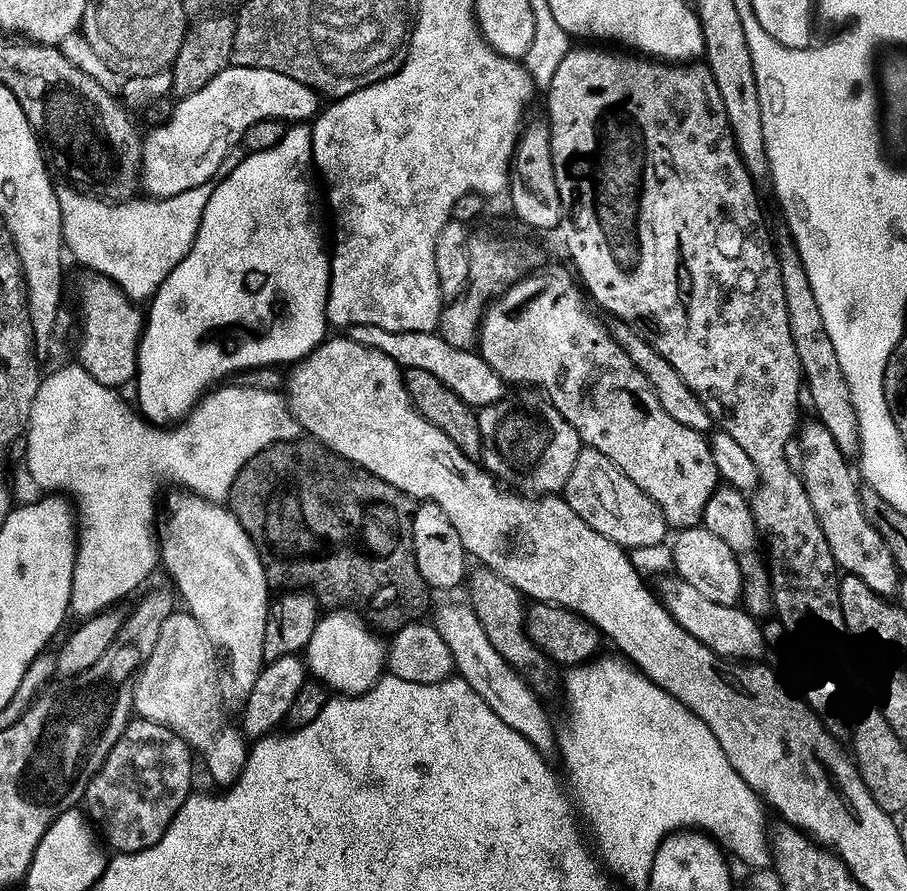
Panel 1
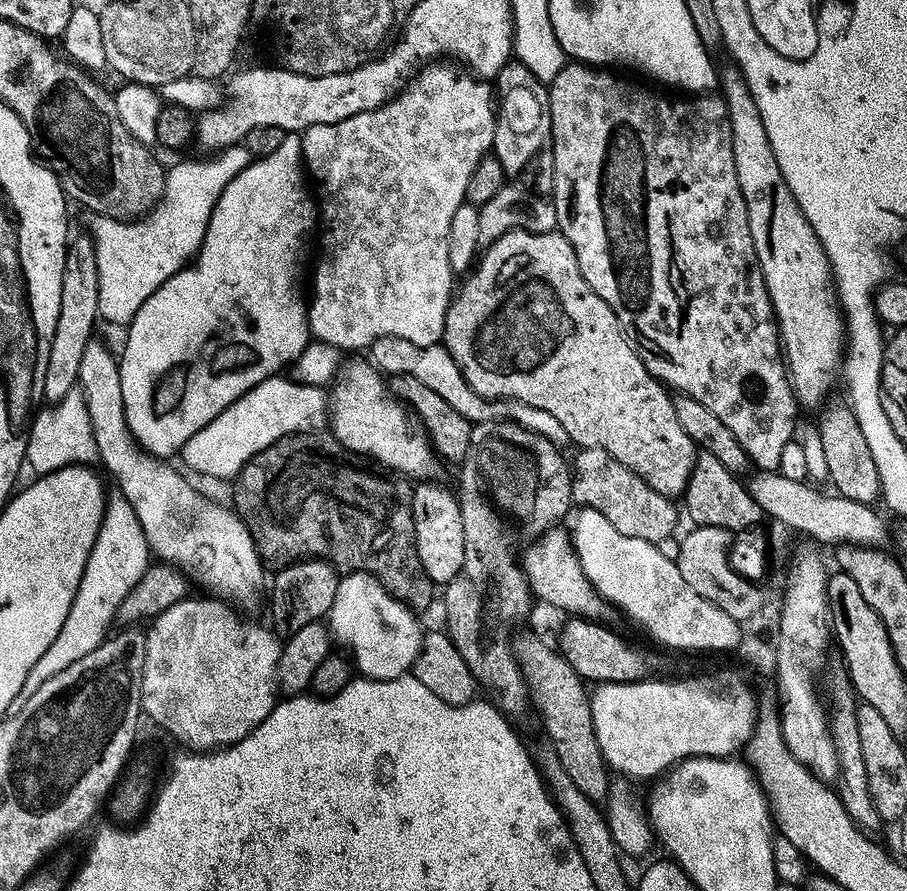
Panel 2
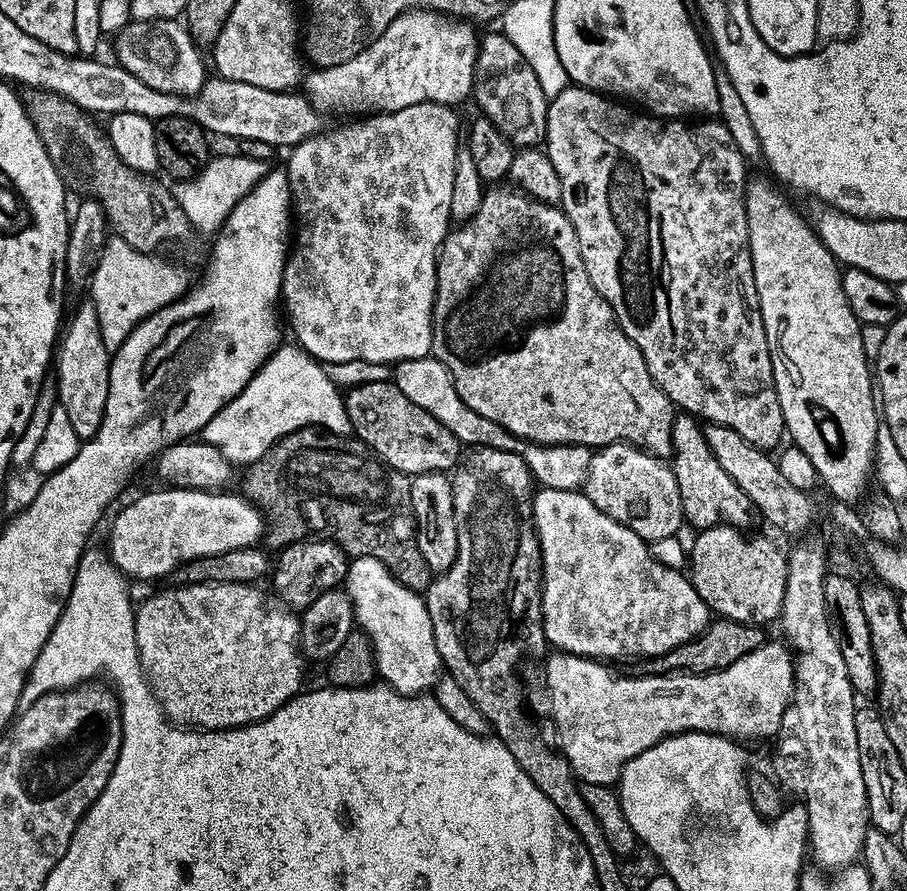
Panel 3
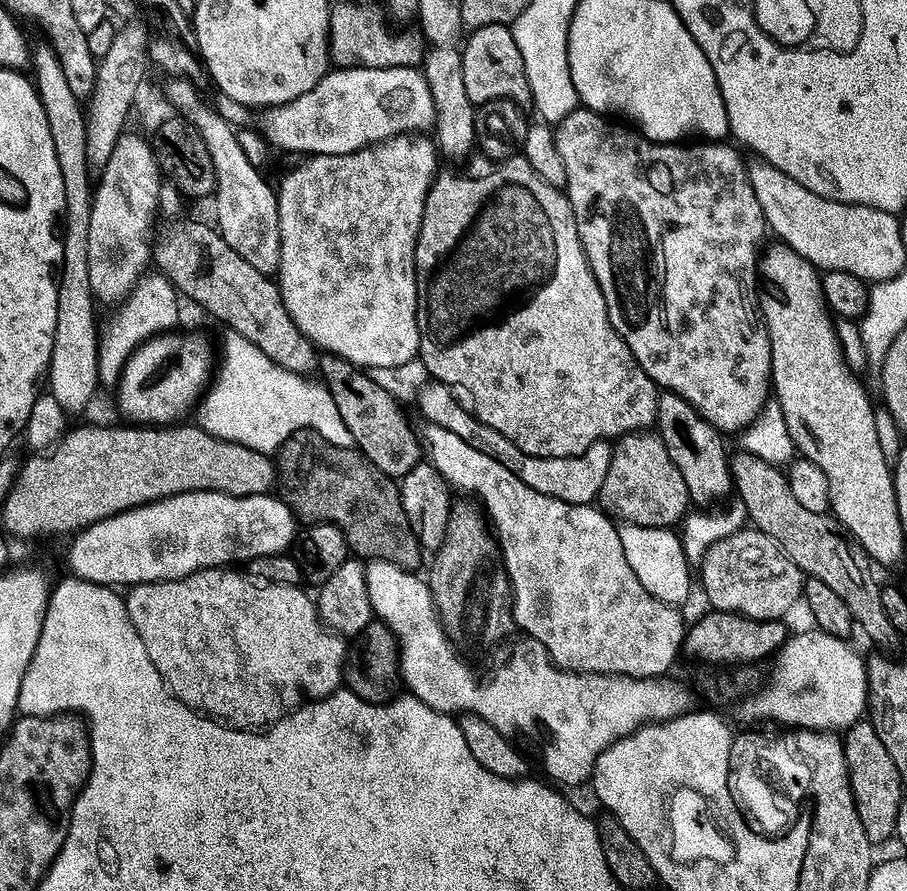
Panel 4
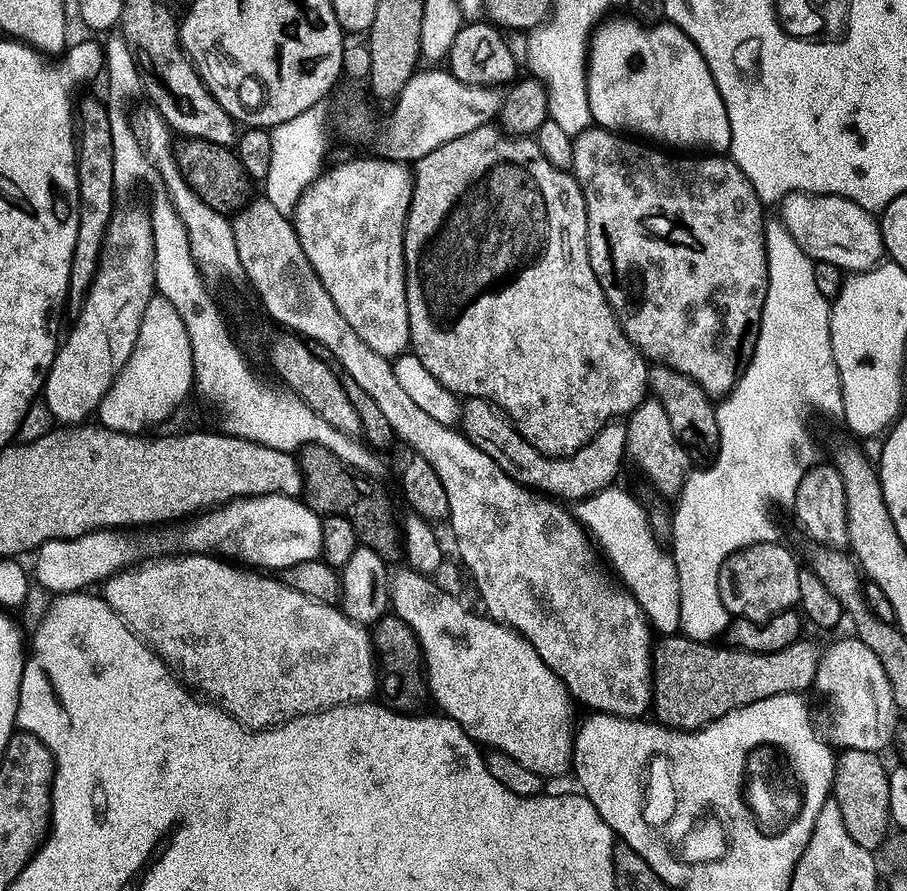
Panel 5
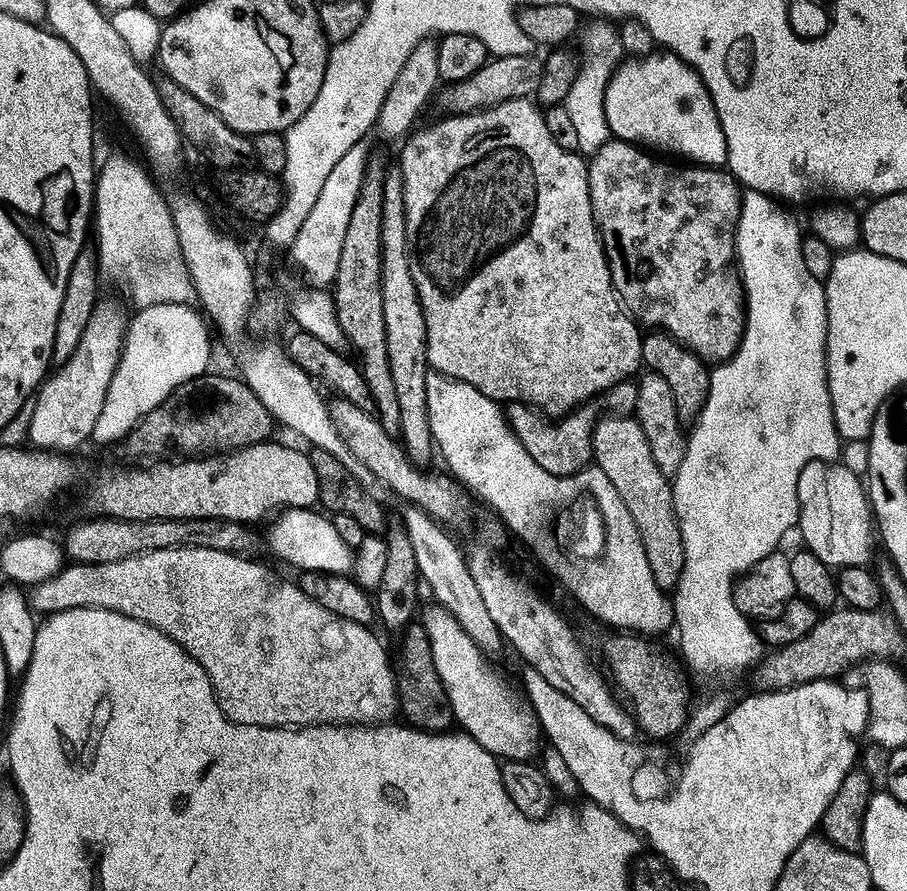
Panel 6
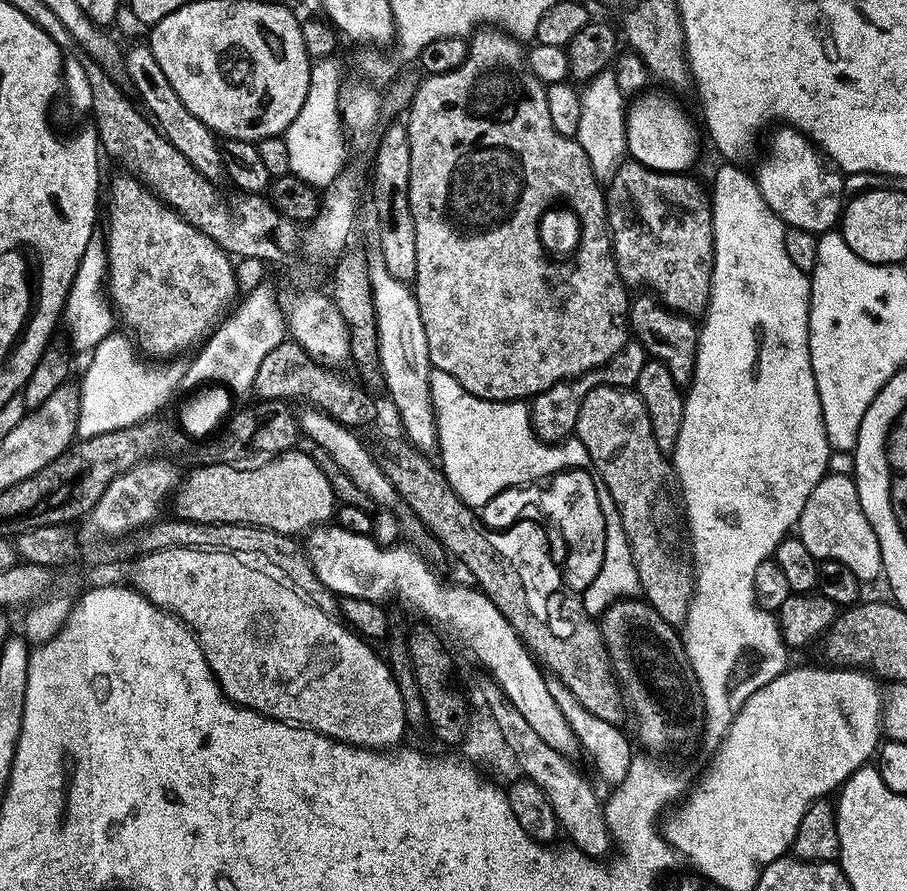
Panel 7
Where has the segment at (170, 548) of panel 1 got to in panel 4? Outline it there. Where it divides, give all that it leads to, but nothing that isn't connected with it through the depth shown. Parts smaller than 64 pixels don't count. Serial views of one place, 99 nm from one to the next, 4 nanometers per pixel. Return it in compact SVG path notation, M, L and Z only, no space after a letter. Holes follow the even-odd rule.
M43 46L31 53L30 60L35 66L36 76L34 83L37 92L40 93L40 101L46 110L46 118L50 126L50 134L54 138L54 150L58 154L58 166L62 170L62 186L64 187L64 214L62 217L62 235L64 237L64 253L62 262L58 269L58 322L54 330L54 346L52 347L52 363L48 365L46 373L46 384L50 387L50 395L58 398L58 402L63 404L65 413L80 412L84 404L88 404L95 394L96 388L100 384L100 339L96 334L96 308L94 297L90 290L90 214L92 213L92 197L94 186L90 181L86 158L86 126L85 109L81 101L70 90L66 82L66 74L62 74L62 66L54 54L51 46ZM68 392L84 392L80 400L68 400Z

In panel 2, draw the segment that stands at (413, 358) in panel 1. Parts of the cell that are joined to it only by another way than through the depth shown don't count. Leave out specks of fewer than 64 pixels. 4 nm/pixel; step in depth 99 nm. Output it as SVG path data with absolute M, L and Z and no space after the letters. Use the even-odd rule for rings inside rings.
M383 336L370 345L371 352L371 363L375 364L381 373L387 374L389 377L414 374L414 378L418 378L418 382L430 386L430 390L434 390L434 394L438 394L438 398L446 398L446 402L450 402L450 406L454 406L454 410L458 410L458 414L462 414L473 424L490 421L514 421L528 431L538 433L542 437L548 437L554 443L564 444L569 441L565 427L548 410L540 410L530 406L529 403L522 402L521 399L505 397L502 400L490 401L478 395L468 385L462 370L443 343L414 346L414 342L406 342L406 338Z

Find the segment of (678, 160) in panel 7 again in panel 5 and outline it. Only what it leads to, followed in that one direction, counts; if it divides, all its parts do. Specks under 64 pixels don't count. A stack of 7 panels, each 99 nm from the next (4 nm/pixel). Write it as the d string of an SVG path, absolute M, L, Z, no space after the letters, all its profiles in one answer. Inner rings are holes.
M635 18L612 19L605 19L597 27L588 45L586 94L590 102L592 124L611 128L621 134L649 136L644 138L661 145L673 144L676 147L673 149L676 150L703 150L708 154L727 153L732 147L730 118L726 114L722 94L718 94L718 86L710 74L710 66L706 66L706 58L702 58L698 46L690 42L682 29L667 22L645 26Z

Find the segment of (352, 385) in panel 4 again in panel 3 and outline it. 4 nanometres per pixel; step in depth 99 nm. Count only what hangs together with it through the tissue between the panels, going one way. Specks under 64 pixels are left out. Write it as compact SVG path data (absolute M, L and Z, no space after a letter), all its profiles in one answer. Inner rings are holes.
M391 379L349 387L344 396L344 405L348 411L348 420L352 423L355 439L359 440L363 447L371 450L383 464L389 464L394 470L403 472L409 478L421 476L424 472L447 473L455 469L462 459L459 438L442 422L438 422L438 418L421 410L412 410L408 416L410 403L406 394L402 394L402 390Z

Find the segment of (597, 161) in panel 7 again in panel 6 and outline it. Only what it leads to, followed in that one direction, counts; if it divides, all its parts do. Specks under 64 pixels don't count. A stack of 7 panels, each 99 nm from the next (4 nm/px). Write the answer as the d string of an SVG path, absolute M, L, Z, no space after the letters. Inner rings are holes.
M596 18L591 22L593 24L588 24L585 28L583 25L582 31L579 33L580 56L578 55L576 77L562 105L566 114L570 114L574 131L578 133L578 149L584 154L597 152L610 139L606 122L606 106L604 105L606 86L626 56L615 23L604 18Z

